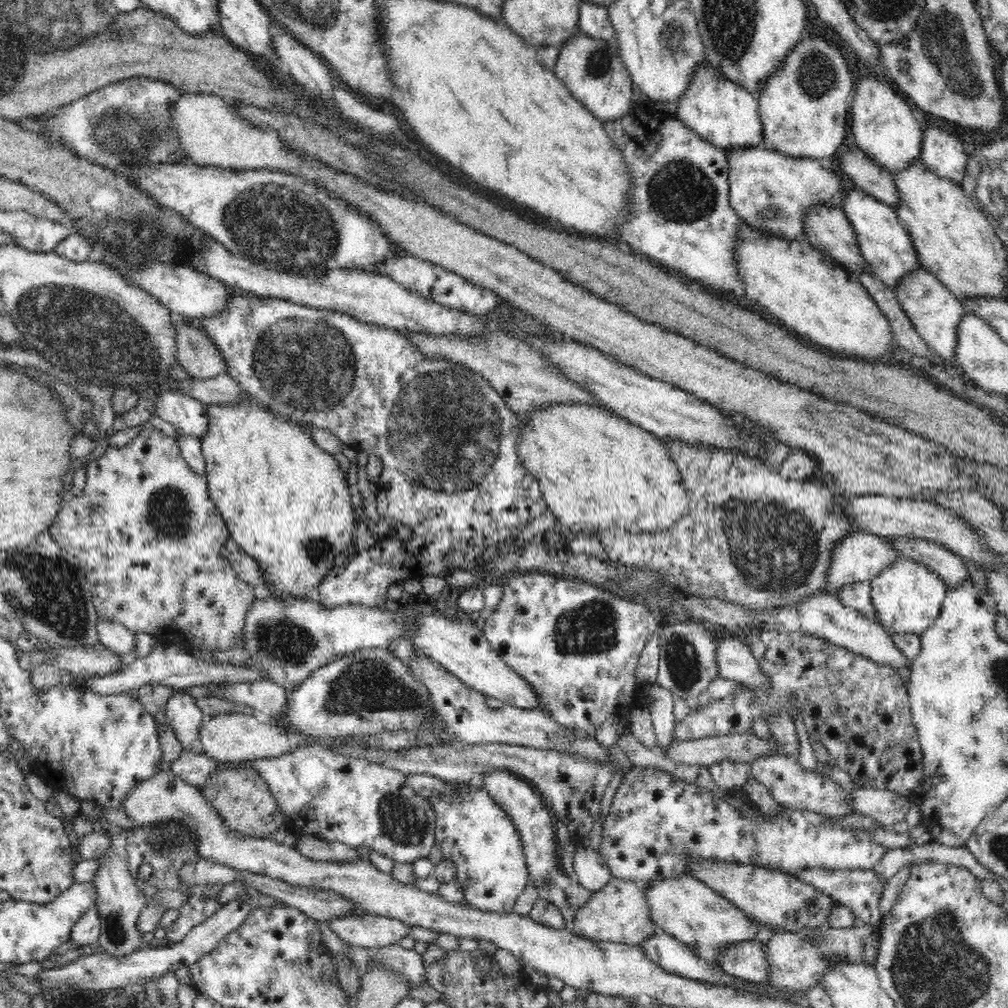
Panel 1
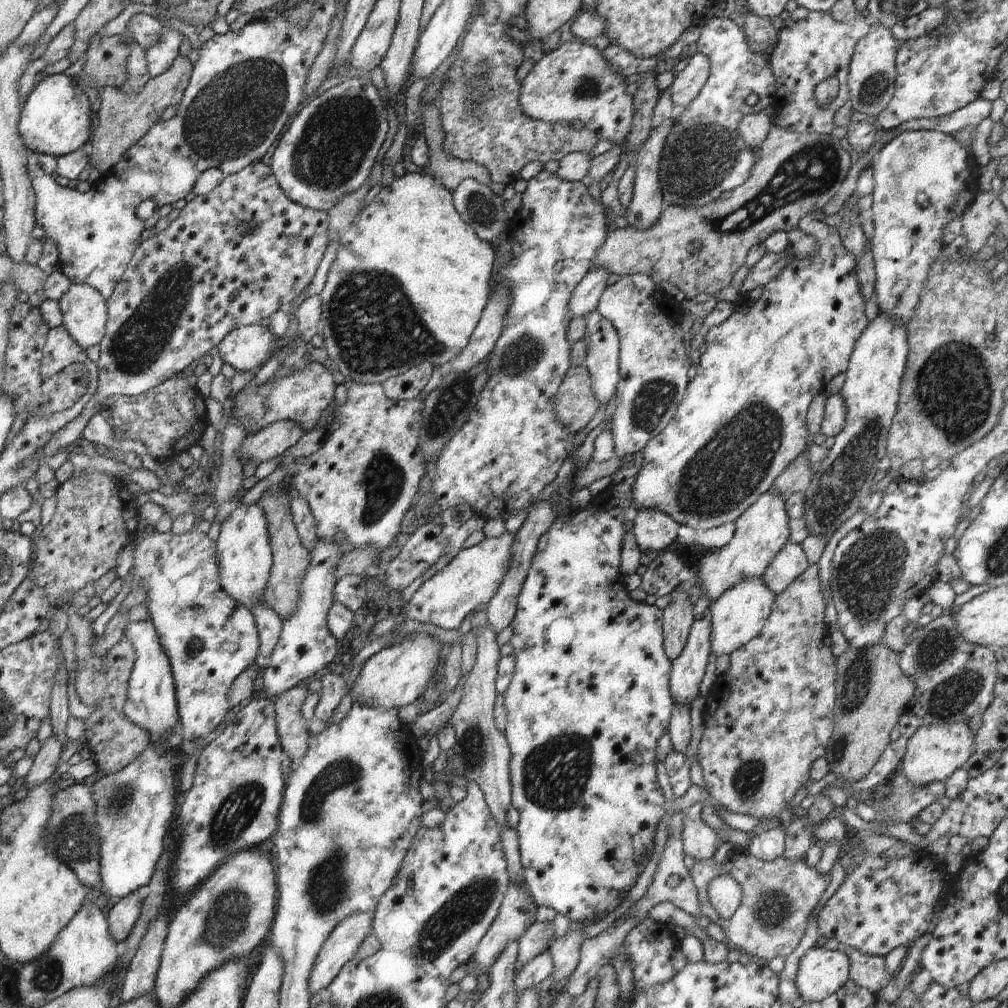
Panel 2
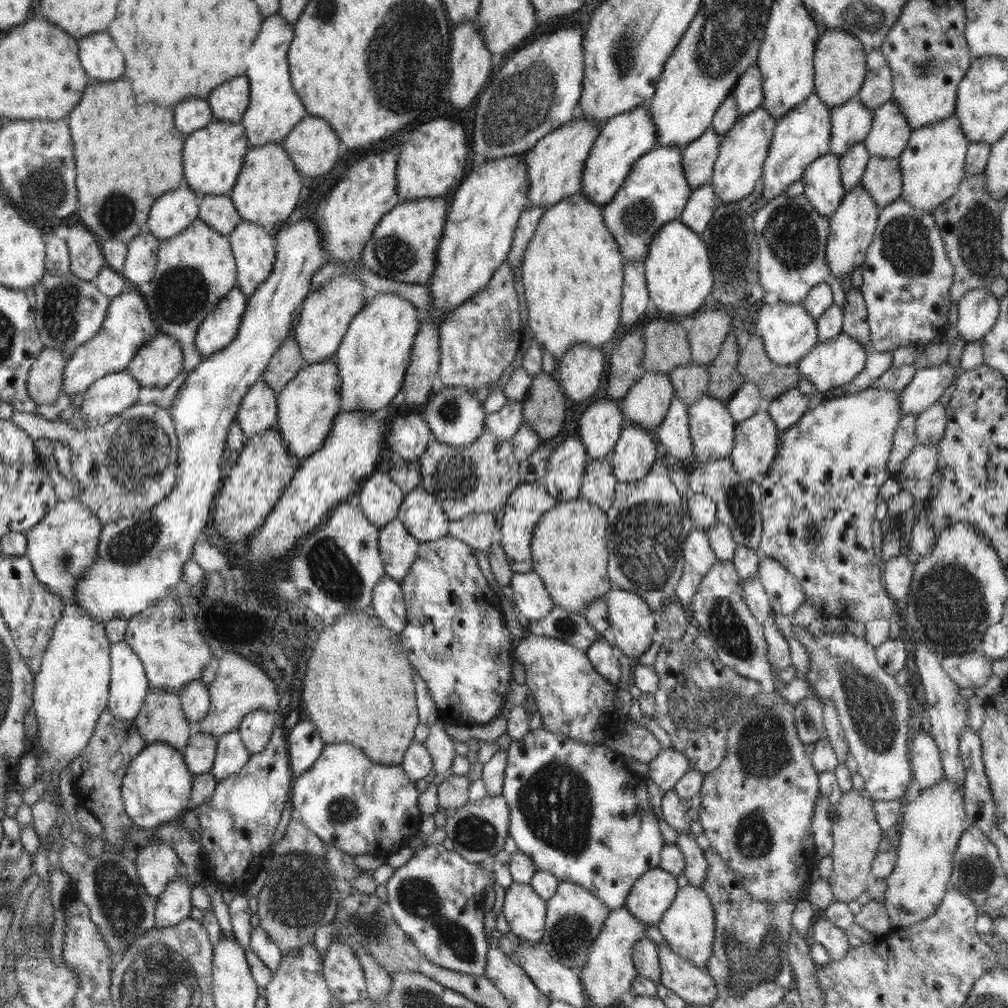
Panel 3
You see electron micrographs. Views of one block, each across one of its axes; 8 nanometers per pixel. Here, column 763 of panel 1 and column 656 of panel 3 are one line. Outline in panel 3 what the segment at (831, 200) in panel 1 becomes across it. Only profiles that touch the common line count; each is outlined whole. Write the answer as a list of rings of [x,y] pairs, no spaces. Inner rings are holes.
[[[656,146],[640,156],[614,198],[602,207],[604,225],[620,246],[625,260],[644,260],[658,229],[682,214],[693,191],[682,169],[682,150],[683,147]]]

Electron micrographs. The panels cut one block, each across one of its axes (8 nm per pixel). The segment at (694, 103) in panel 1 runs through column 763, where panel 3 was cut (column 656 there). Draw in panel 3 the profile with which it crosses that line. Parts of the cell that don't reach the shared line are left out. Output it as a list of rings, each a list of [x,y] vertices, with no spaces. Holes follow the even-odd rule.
[[[646,103],[608,119],[592,144],[590,156],[584,164],[582,188],[579,192],[601,208],[614,198],[617,190],[624,184],[626,176],[632,170],[632,164],[656,145],[656,123],[652,119],[652,111],[648,105],[649,103]]]

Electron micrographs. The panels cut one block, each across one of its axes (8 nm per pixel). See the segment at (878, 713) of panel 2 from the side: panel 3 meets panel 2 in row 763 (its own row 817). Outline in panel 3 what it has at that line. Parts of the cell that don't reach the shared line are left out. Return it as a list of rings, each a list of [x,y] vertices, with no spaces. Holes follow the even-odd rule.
[[[853,788],[844,792],[835,805],[829,805],[828,820],[831,822],[834,837],[834,849],[832,860],[834,868],[832,876],[828,878],[828,884],[834,894],[834,901],[849,903],[857,900],[862,892],[866,892],[873,879],[871,865],[879,854],[880,840],[886,835],[885,830],[876,821],[874,813],[874,800],[867,796],[867,792]]]

